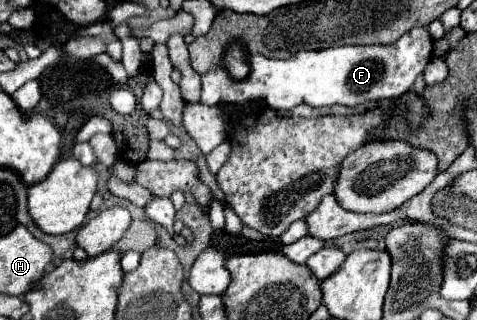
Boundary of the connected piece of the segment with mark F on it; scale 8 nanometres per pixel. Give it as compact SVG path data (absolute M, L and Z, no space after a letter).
M414 27L392 45L344 45L320 51L298 51L290 59L278 61L262 55L248 55L250 77L234 81L226 69L216 65L202 77L202 103L248 103L266 99L272 109L290 109L300 103L310 107L360 105L364 101L396 99L406 93L432 59L432 37L428 27Z

